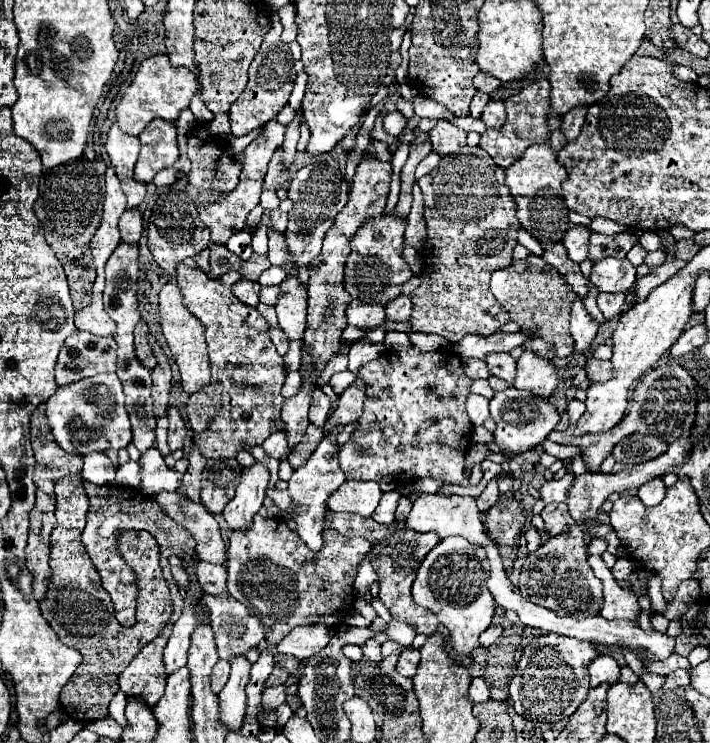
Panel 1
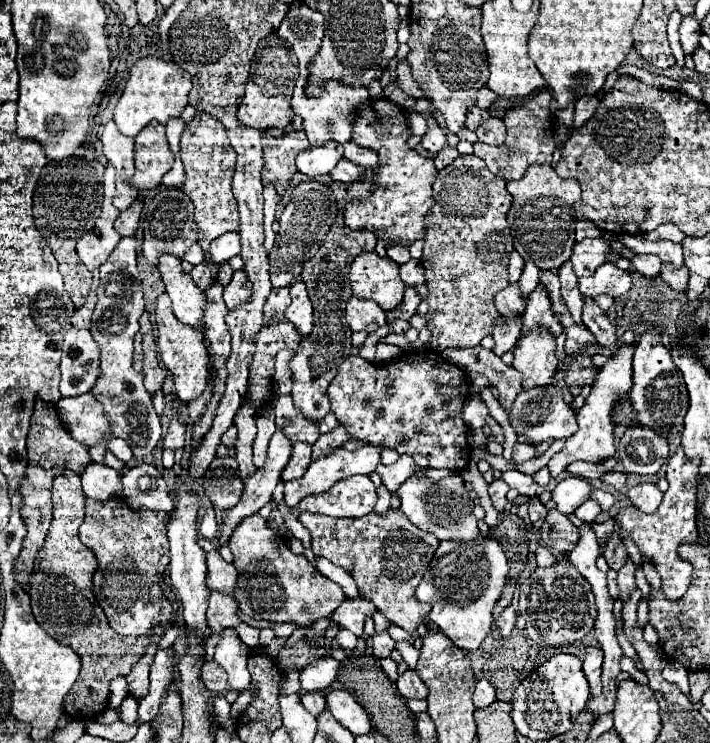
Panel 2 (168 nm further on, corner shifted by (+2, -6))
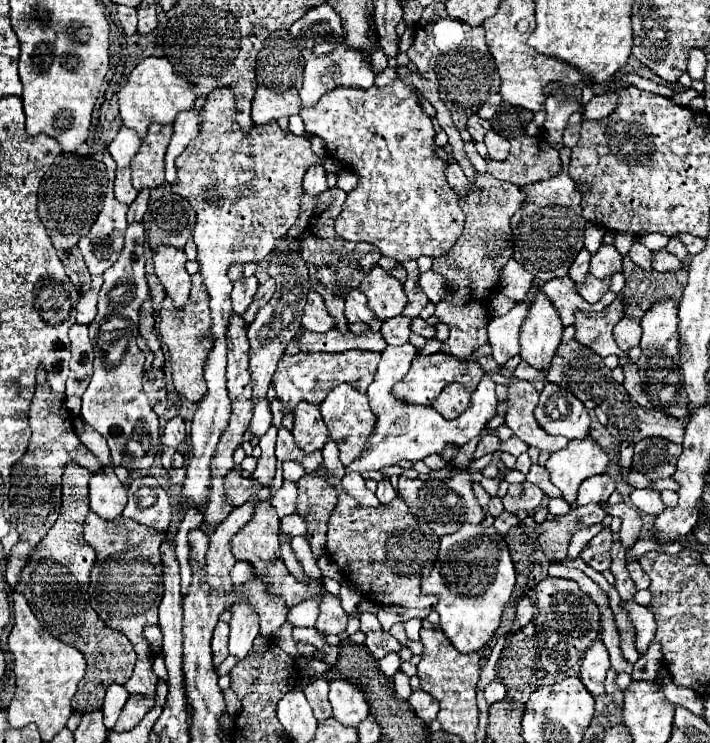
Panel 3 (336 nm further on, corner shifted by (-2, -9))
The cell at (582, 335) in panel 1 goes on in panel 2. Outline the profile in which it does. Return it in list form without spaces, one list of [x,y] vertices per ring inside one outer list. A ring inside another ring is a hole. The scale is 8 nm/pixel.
[[[566,261],[560,271],[558,271],[558,277],[560,277],[560,283],[562,283],[562,297],[572,313],[572,317],[576,319],[576,323],[582,325],[582,295],[578,291],[578,277],[574,273],[574,267],[570,261]]]

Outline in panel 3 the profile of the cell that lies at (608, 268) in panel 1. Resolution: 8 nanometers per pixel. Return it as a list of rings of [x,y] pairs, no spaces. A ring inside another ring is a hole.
[[[588,274],[584,286],[580,286],[578,290],[580,290],[580,294],[584,296],[586,302],[594,304],[594,302],[600,300],[600,296],[602,296],[604,292],[610,290],[610,278],[602,278],[602,280],[598,280],[598,278],[594,278],[592,274]]]

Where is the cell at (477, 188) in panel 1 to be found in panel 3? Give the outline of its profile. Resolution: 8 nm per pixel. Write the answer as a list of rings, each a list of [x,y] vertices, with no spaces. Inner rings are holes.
[[[476,172],[468,194],[460,198],[460,208],[466,214],[464,232],[448,254],[434,258],[432,272],[442,274],[448,282],[448,296],[436,304],[436,318],[450,328],[448,340],[442,342],[442,352],[468,358],[474,350],[488,342],[488,300],[498,290],[500,266],[512,258],[510,218],[524,202],[522,190],[512,182],[500,182],[490,172]]]

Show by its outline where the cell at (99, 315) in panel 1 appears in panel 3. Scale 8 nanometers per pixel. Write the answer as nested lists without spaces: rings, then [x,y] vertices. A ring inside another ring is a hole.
[[[96,278],[96,282],[92,282],[92,288],[88,294],[80,296],[80,302],[76,306],[76,324],[90,324],[96,316],[96,304],[98,304],[98,292],[102,286],[102,278]]]

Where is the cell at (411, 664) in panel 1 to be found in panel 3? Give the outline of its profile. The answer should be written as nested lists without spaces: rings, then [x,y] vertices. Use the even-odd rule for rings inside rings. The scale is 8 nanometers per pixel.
[[[414,690],[408,698],[408,704],[416,712],[416,716],[422,718],[426,724],[430,724],[438,714],[438,702],[424,690]]]

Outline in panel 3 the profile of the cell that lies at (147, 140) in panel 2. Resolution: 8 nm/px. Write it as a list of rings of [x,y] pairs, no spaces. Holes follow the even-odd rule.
[[[150,124],[138,154],[132,158],[132,182],[136,190],[154,190],[164,184],[164,154],[172,136],[172,126]]]

